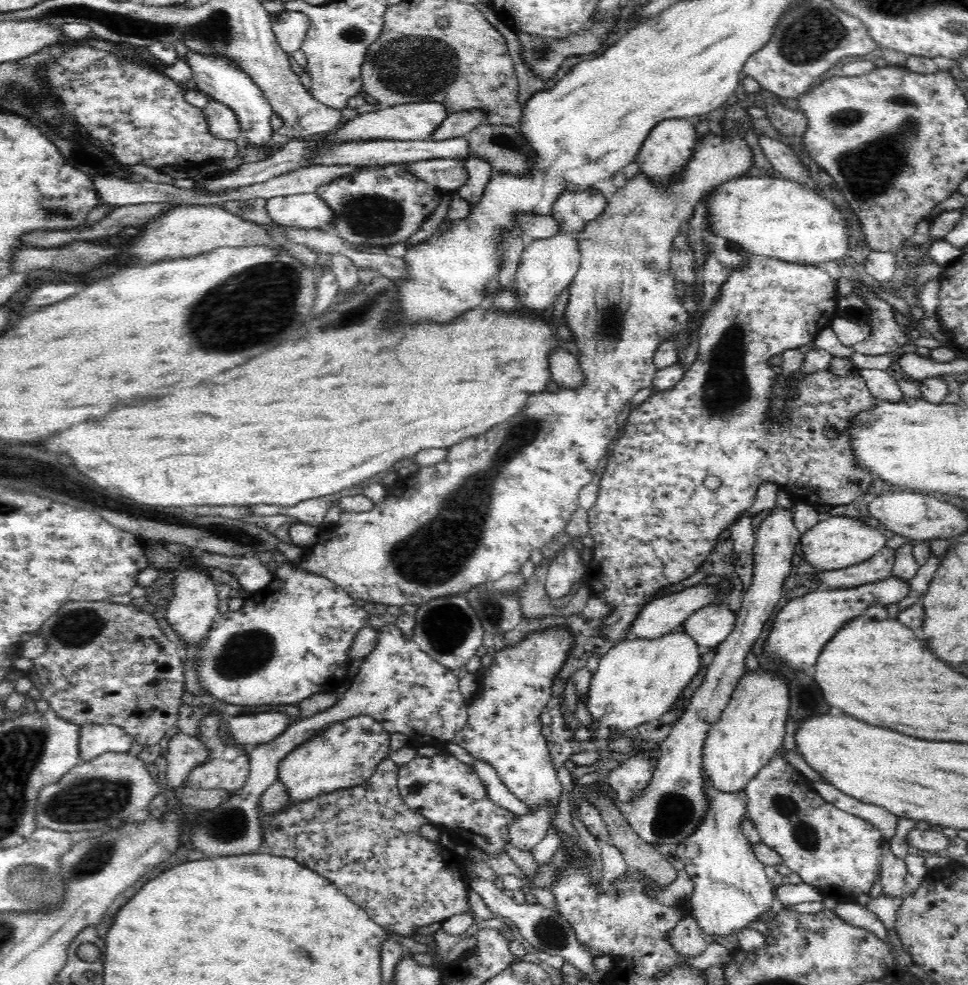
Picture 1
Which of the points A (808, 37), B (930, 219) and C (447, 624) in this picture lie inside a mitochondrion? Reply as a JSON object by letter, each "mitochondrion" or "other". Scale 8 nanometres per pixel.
{"A":"mitochondrion","B":"other","C":"mitochondrion"}

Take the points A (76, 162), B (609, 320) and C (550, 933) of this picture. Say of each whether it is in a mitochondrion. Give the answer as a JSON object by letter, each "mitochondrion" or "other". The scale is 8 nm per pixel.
{"A":"other","B":"mitochondrion","C":"mitochondrion"}

